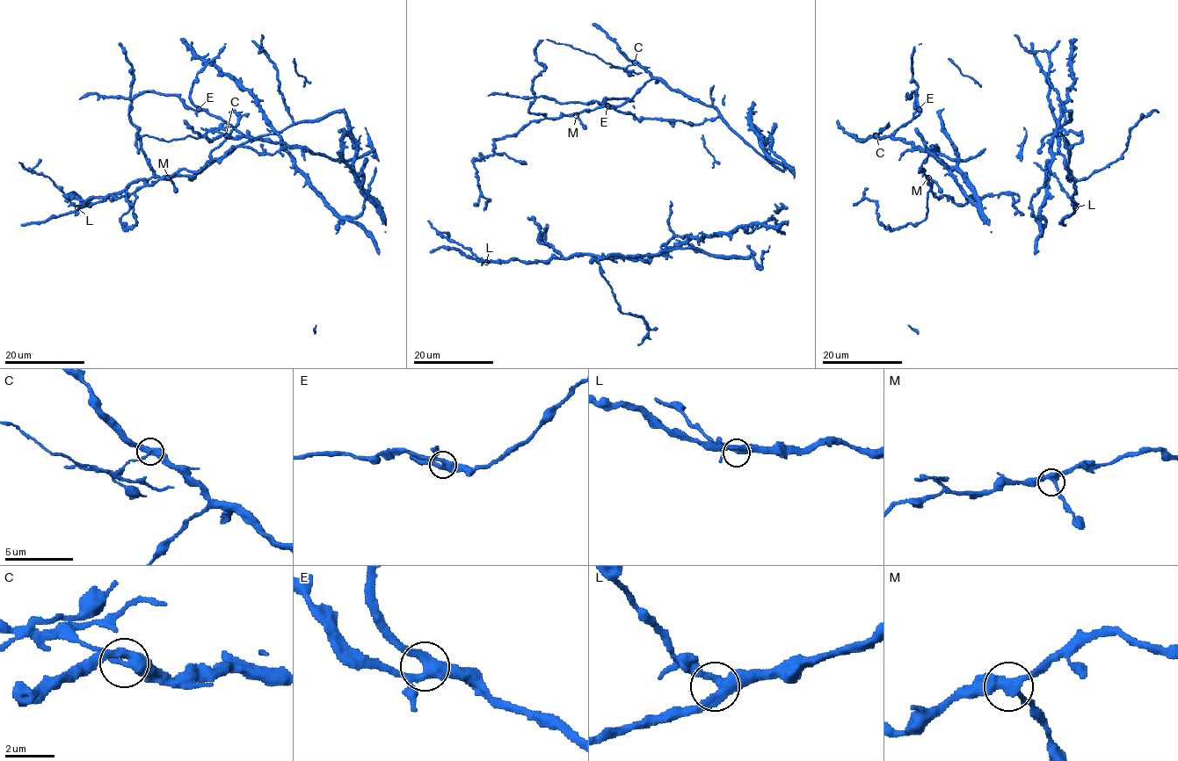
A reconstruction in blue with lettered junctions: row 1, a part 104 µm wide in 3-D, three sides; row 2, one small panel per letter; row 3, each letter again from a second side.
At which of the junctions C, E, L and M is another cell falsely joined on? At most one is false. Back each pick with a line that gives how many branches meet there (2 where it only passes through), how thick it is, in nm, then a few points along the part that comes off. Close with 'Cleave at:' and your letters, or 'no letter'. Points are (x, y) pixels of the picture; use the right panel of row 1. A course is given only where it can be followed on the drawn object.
C: branches 3; calibre 360 nm; course (876, 135), (881, 132), (876, 138), (869, 135), (862, 141), (855, 134), (852, 138)
Cleave at: C

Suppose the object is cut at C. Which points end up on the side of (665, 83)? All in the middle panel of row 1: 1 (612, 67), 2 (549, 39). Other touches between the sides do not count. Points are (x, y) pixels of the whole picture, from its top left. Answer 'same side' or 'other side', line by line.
1: other side
2: other side

